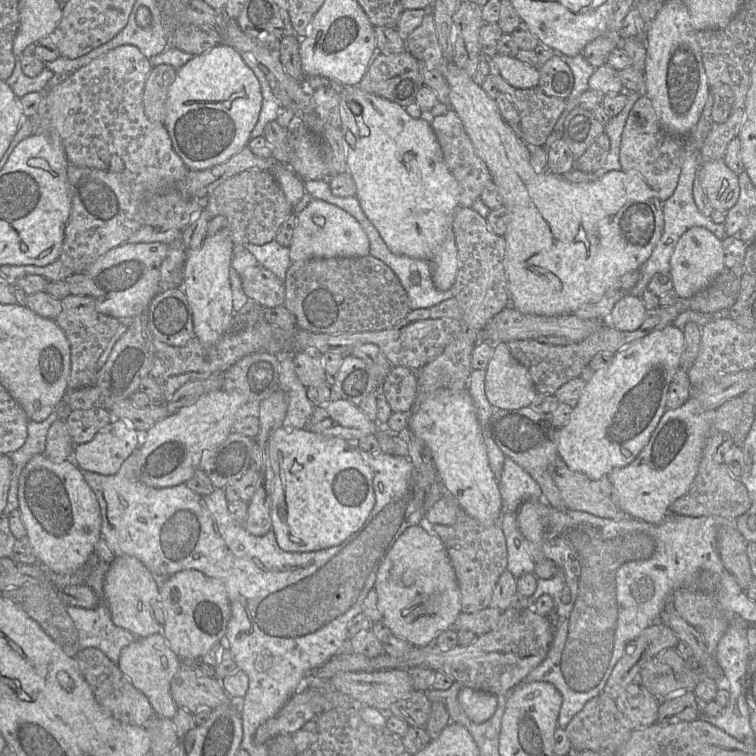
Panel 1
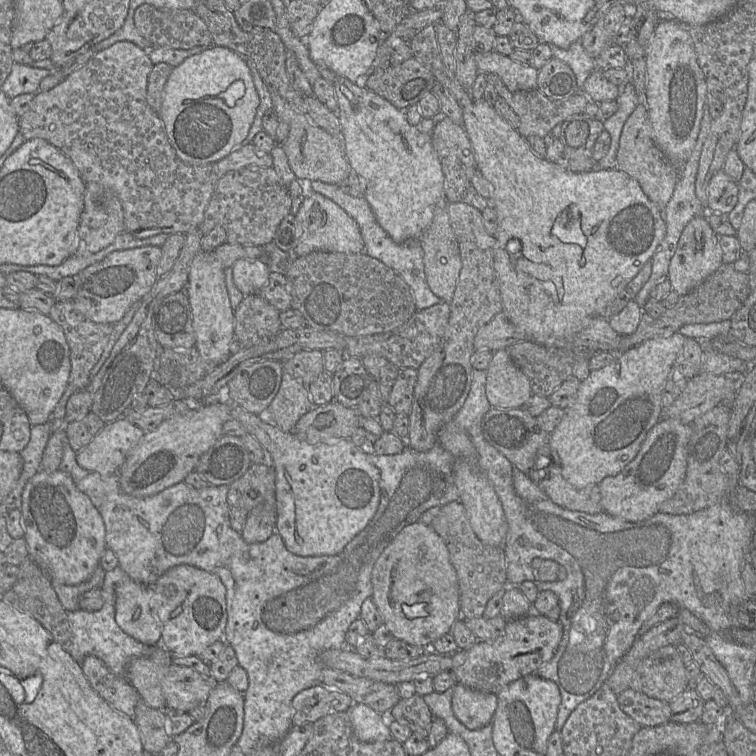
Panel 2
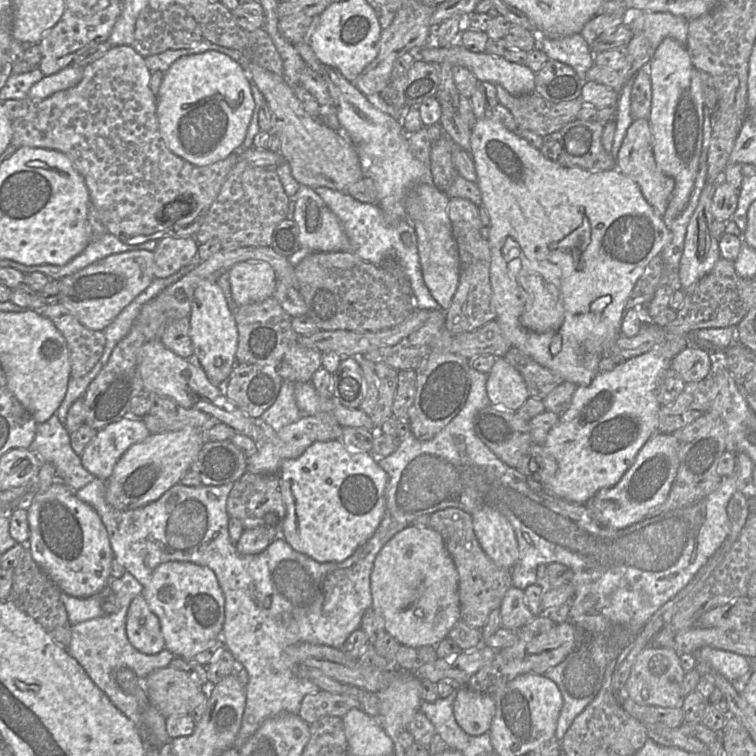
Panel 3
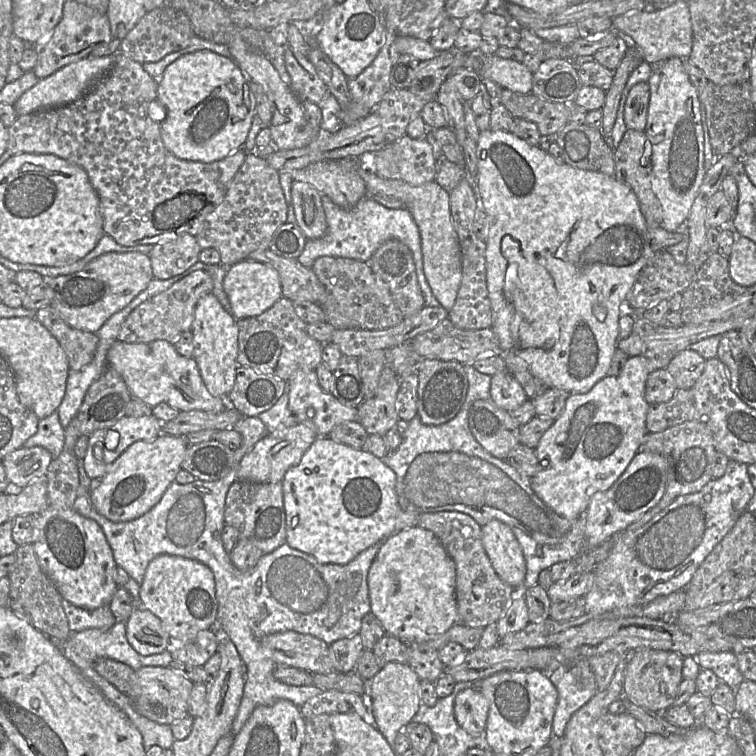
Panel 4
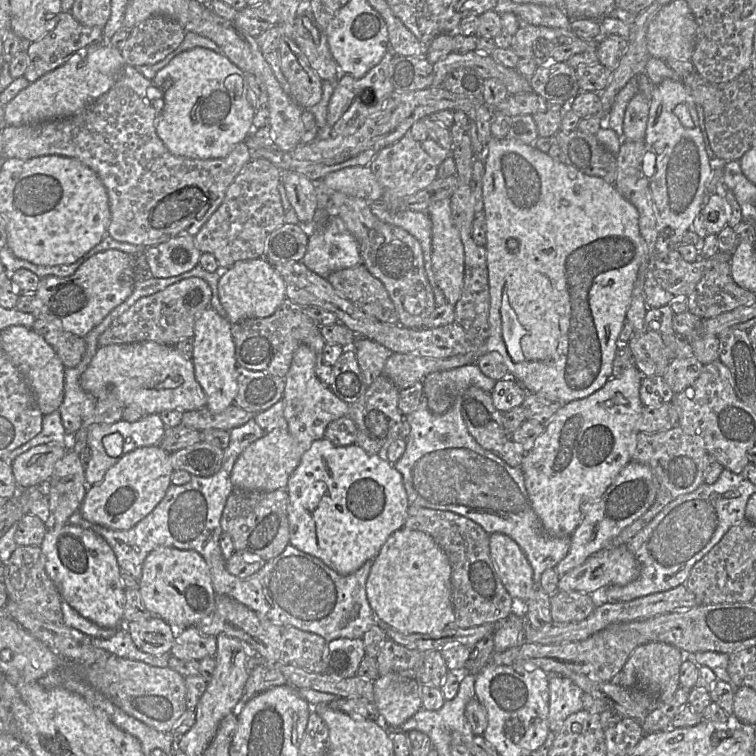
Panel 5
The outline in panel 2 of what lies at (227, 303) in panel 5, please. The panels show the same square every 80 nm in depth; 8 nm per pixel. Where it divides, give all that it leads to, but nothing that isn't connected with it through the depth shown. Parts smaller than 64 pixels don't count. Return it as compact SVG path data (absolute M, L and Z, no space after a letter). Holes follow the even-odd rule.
M239 259L232 266L233 281L245 297L257 294L267 284L270 273L264 260Z

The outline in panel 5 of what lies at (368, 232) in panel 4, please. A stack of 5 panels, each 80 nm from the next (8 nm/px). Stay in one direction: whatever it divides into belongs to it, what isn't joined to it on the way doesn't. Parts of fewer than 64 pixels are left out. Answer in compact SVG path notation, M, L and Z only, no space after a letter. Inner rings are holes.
M379 202L370 204L372 213L382 222L400 227L411 234L420 243L424 270L432 287L435 306L442 306L446 298L437 286L432 266L432 222L425 212L391 211ZM329 215L326 223L309 237L306 253L301 261L309 270L327 279L335 271L362 265L359 244L337 215Z

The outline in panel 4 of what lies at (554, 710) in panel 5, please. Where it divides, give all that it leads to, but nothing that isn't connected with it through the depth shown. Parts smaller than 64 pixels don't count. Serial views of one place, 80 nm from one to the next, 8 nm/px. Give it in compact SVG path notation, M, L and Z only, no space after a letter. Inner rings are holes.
M588 659L575 660L567 666L560 666L551 673L545 673L558 692L558 701L552 722L552 731L555 736L562 738L567 723L572 715L587 704L598 692L595 675L589 665Z

